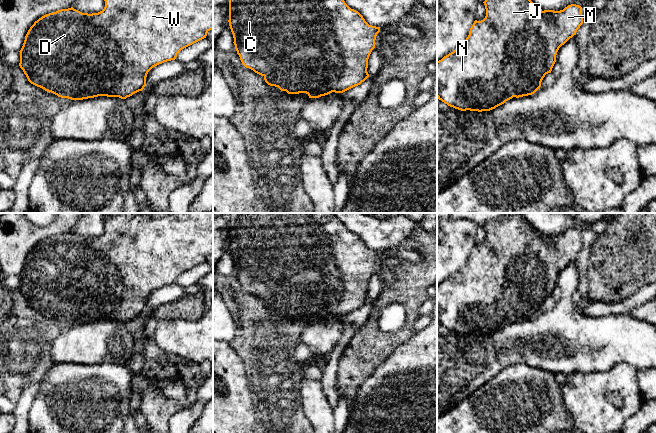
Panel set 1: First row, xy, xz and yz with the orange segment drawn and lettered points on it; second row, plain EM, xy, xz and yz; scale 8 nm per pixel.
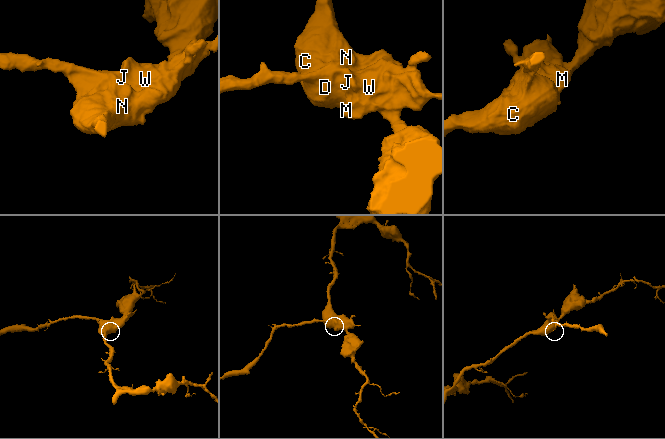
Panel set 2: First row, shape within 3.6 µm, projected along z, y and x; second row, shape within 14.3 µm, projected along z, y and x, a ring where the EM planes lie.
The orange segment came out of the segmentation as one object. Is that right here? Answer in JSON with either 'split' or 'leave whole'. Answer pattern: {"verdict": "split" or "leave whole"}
{"verdict": "leave whole"}

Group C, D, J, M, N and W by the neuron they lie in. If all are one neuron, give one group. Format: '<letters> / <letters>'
C D J M N W

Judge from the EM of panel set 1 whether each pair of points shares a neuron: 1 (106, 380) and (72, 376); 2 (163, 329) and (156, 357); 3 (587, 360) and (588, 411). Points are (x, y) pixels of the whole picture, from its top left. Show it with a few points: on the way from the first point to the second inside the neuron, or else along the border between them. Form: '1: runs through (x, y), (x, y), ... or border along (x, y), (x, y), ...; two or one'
1: runs through (98, 380), (80, 380); one
2: border along (155, 324), (155, 343), (169, 353); two
3: border along (610, 367), (607, 370), (573, 371), (567, 374); two

